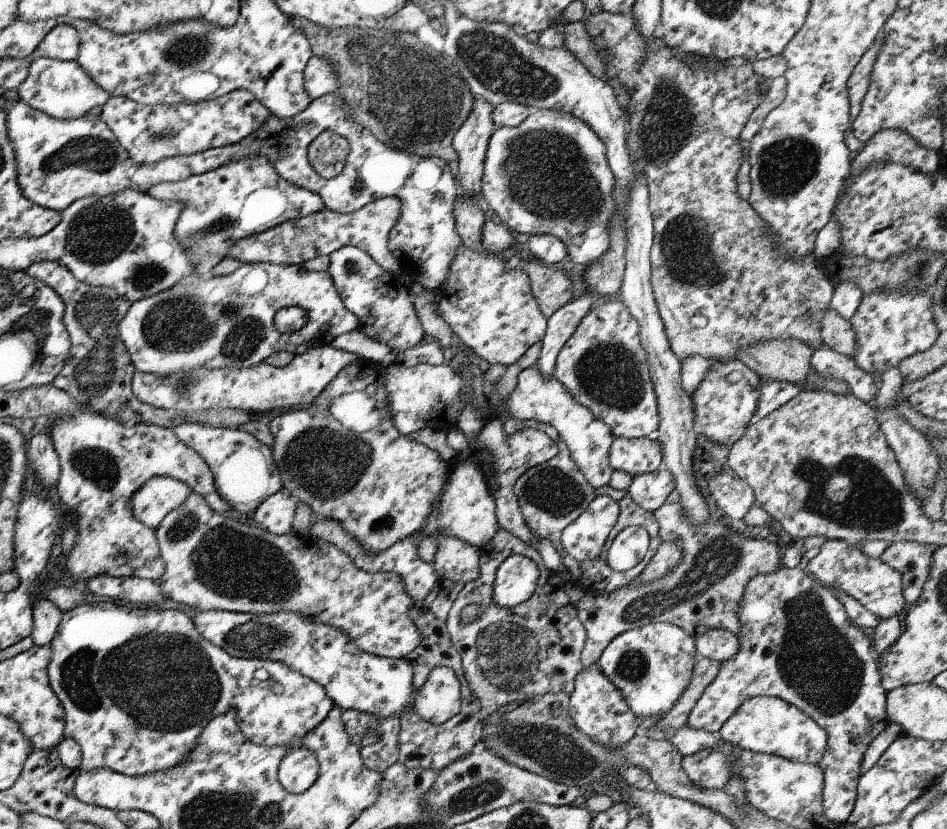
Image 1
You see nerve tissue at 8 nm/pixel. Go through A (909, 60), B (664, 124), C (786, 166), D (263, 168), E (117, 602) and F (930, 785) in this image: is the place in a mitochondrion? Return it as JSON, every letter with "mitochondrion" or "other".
{"A":"other","B":"mitochondrion","C":"mitochondrion","D":"other","E":"other","F":"other"}

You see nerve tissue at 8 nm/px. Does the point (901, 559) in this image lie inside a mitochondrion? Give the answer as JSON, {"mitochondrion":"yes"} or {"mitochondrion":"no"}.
{"mitochondrion":"no"}

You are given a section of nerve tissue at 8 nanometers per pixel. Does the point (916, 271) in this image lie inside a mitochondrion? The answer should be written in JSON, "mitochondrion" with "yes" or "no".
{"mitochondrion":"yes"}

